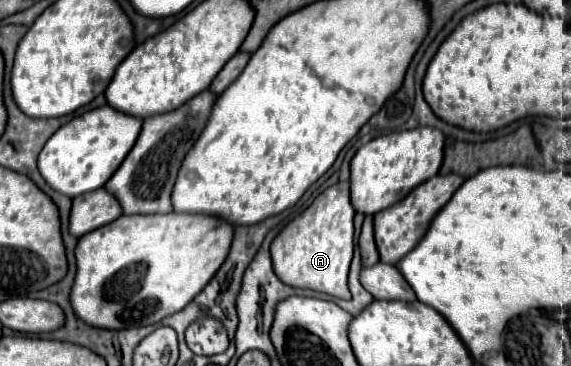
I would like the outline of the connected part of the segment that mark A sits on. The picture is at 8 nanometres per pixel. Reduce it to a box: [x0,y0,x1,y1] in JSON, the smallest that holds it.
[272,183,354,299]

